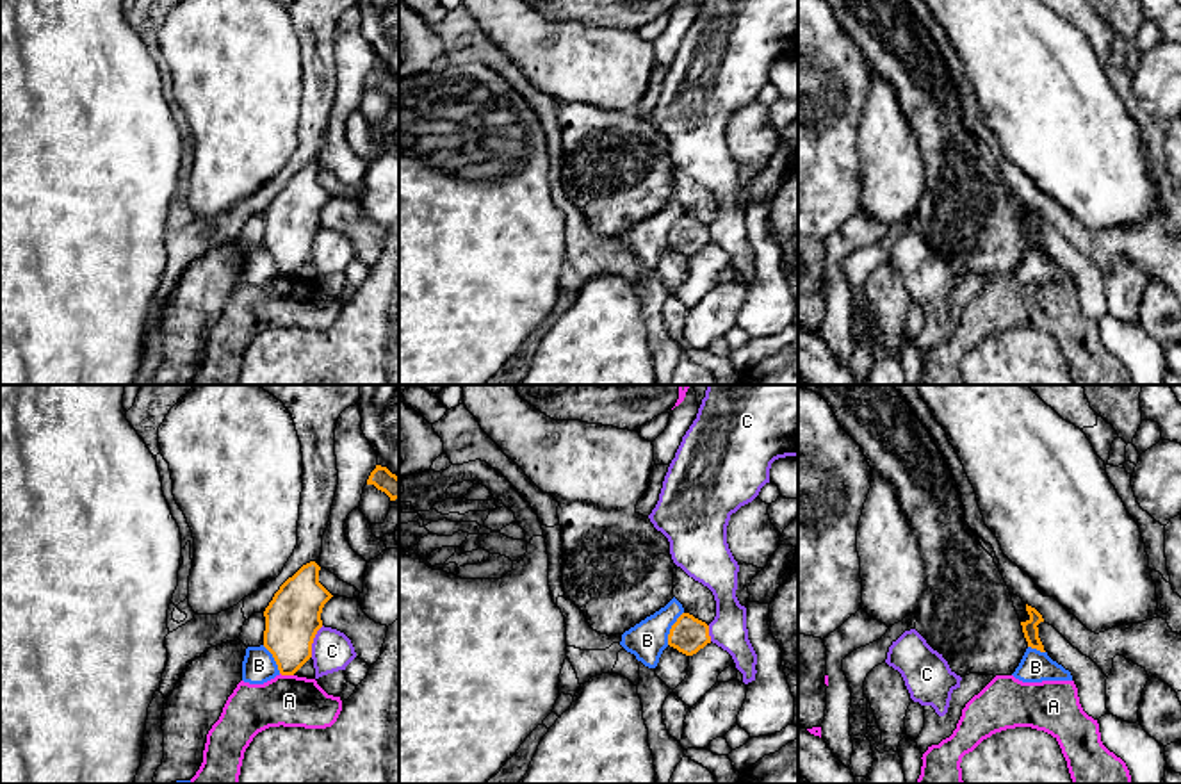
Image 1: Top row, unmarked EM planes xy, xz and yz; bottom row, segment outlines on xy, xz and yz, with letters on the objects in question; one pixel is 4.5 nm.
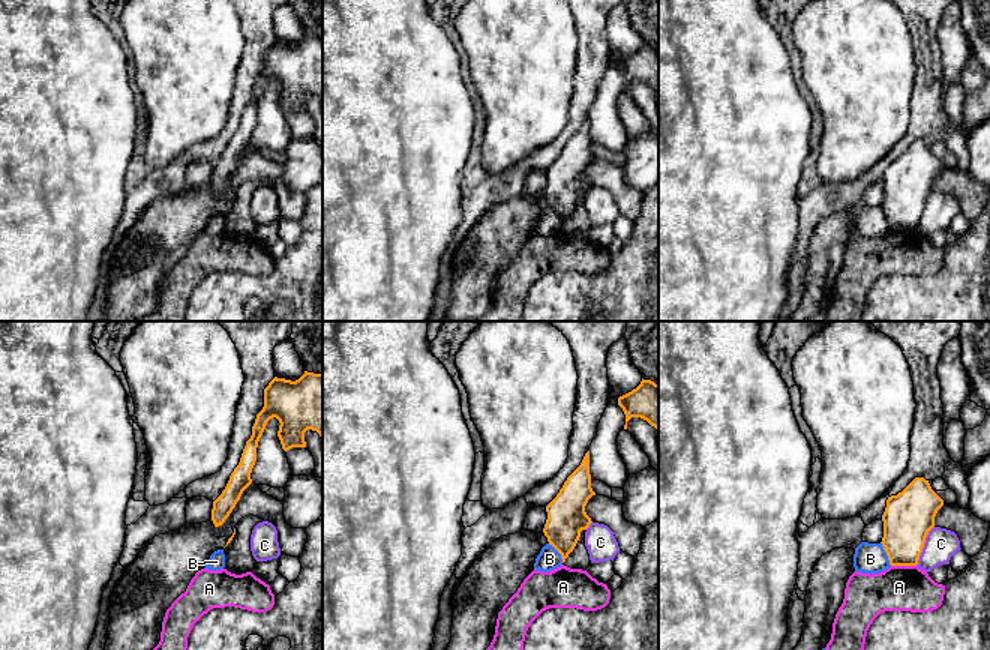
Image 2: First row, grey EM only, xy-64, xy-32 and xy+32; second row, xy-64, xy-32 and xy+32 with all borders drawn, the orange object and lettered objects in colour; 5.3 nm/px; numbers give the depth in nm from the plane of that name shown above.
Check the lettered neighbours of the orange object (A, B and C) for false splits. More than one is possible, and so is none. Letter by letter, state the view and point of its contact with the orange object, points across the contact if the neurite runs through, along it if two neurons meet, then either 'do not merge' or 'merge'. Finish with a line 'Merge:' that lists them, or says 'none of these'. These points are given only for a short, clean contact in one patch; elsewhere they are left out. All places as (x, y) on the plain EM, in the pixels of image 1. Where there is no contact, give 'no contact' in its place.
A: meets orange in xy at (287, 275); do not merge
B: meets orange in xz at (672, 228); border along xz (683, 212), (672, 227), (667, 244); do not merge
C: meets orange in xy at (312, 243); border along xy (323, 227), (314, 239), (310, 257); do not merge
Merge: none of these

